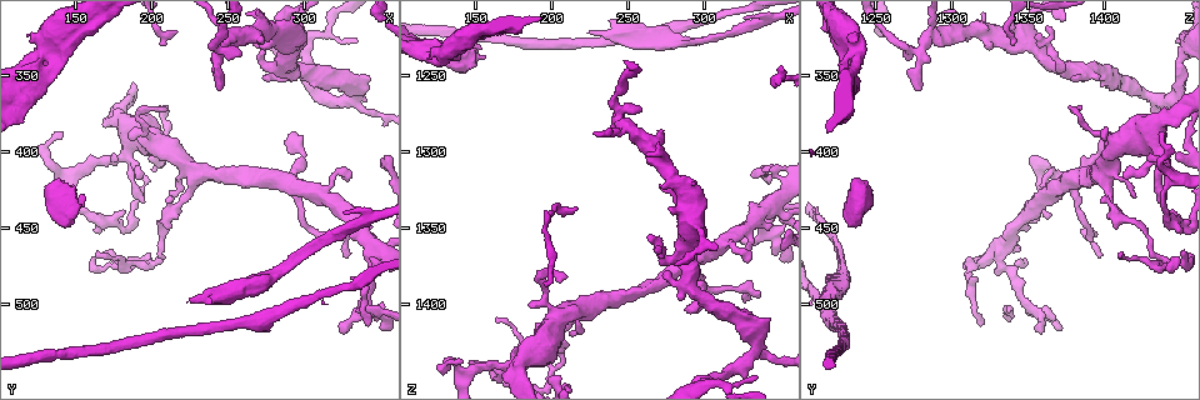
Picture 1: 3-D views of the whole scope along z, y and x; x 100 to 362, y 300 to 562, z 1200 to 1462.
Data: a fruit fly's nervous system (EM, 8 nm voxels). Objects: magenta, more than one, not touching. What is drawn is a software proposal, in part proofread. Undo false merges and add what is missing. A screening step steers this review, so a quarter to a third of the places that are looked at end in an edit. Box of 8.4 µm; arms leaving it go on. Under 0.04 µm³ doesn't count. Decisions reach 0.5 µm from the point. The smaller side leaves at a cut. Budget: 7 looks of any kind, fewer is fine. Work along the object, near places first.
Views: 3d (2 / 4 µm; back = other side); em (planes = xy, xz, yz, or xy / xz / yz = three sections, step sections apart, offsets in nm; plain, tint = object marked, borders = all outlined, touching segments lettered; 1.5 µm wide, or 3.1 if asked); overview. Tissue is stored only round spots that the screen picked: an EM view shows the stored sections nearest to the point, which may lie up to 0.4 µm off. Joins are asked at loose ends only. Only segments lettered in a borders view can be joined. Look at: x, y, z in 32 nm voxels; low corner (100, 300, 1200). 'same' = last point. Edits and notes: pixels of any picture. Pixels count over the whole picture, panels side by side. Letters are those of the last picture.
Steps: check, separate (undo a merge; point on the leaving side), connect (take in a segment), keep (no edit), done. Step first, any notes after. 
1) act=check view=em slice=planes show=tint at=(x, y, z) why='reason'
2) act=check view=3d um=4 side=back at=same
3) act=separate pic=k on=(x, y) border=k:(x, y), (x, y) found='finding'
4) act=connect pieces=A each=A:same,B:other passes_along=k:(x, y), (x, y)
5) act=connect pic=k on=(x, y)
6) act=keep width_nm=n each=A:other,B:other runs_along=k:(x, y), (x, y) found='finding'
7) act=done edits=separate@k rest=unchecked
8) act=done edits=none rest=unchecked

act=check view=em slice=xy step=4 show=borders at=(326, 468, 1398) why='an open end'

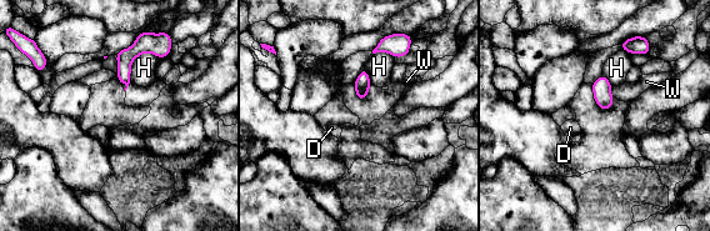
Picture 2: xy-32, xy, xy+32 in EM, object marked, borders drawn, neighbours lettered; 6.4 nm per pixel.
act=check view=em slice=planes show=borders at=same why='cut it another way'

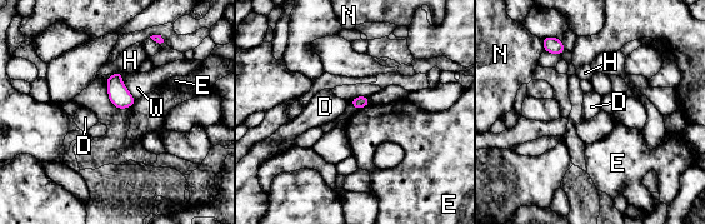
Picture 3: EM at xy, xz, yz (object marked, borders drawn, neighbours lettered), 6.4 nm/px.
act=keep each=D:other,E:other,H:other,N:other,W:other border=3:(369, 103), (356, 110) found='no lettered segment goes on from it'

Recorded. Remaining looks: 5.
act=check view=em slice=planes show=tint at=(330, 412, 1370) why='tapers out'

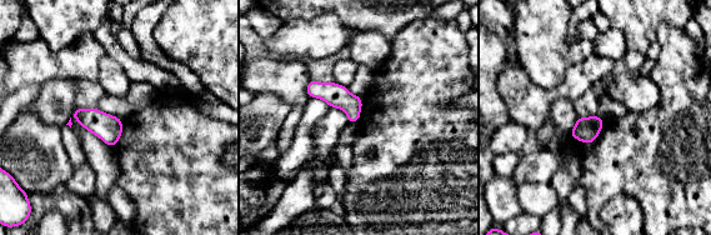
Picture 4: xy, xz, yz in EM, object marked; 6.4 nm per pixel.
act=check view=em slice=planes show=borders at=same

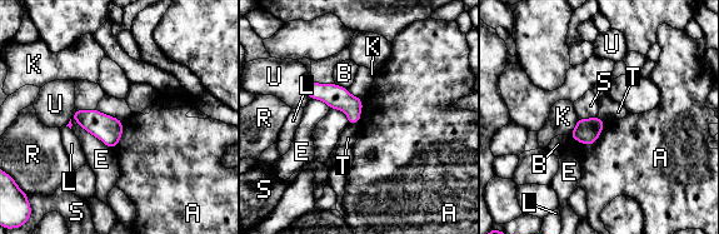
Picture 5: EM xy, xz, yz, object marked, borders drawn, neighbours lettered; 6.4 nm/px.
act=keep each=A:other,B:other,E:other,K:other,L:other,R:other,S:other,T:other,U:other border=5:(358, 122), (348, 124) found='none of them fits'

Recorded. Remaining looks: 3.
act=check view=3d um=4 at=(342, 464, 1332) why='sharp bend'

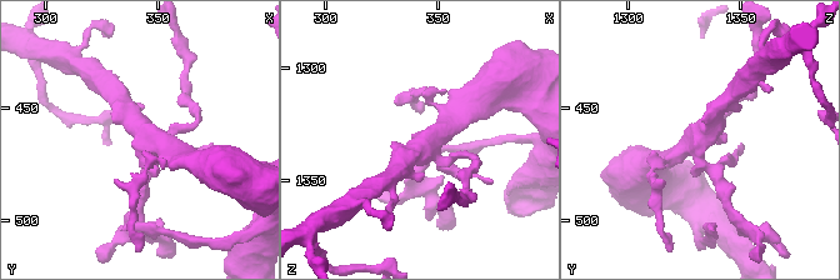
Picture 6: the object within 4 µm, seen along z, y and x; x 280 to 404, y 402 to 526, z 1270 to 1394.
act=check view=em slice=xz step=8 show=plain at=(344, 463, 1333) why='shape alone is not enough'

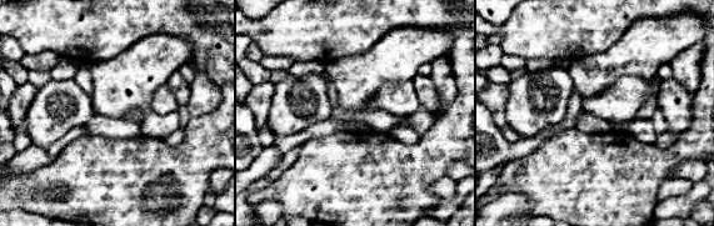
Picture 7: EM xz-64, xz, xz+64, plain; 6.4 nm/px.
act=check view=em slice=xz step=8 show=borders at=same

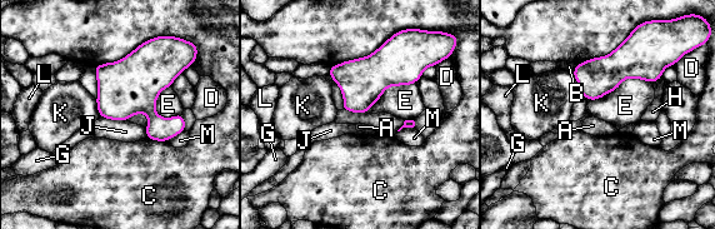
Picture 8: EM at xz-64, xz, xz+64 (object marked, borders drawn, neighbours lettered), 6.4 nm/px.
act=keep width_nm=260 each=A:other,B:other,C:other,D:other,E:other,G:other,H:other,J:other,K:other,L:other,M:other border=8:(198, 46), (158, 35), (94, 66) found='continuous, no second cell'

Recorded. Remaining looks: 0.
act=done edits=none rest=unchecked

